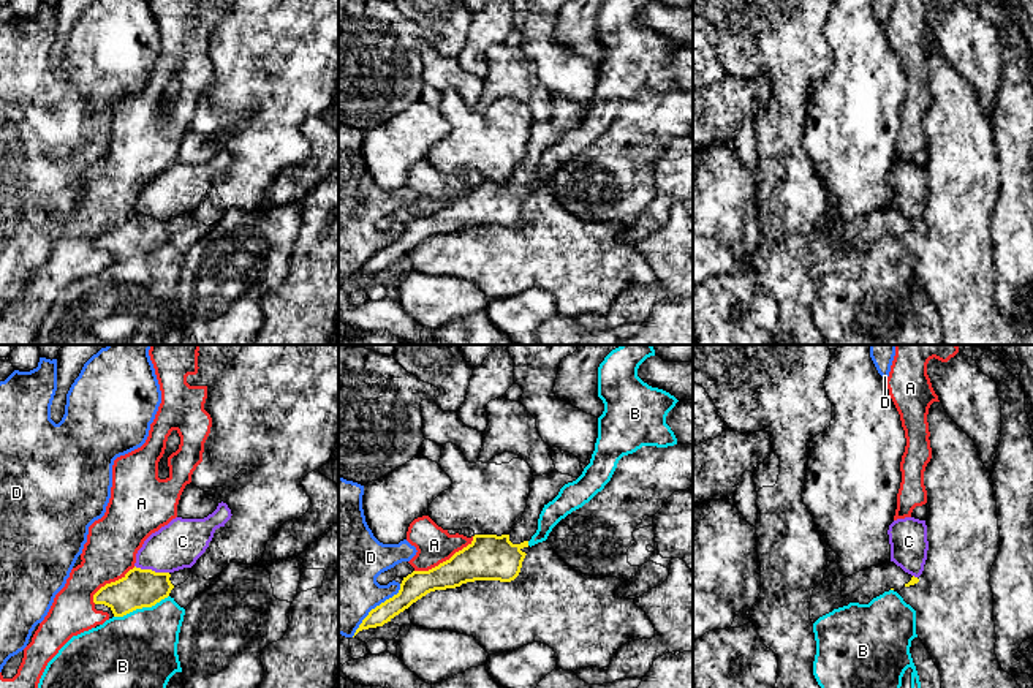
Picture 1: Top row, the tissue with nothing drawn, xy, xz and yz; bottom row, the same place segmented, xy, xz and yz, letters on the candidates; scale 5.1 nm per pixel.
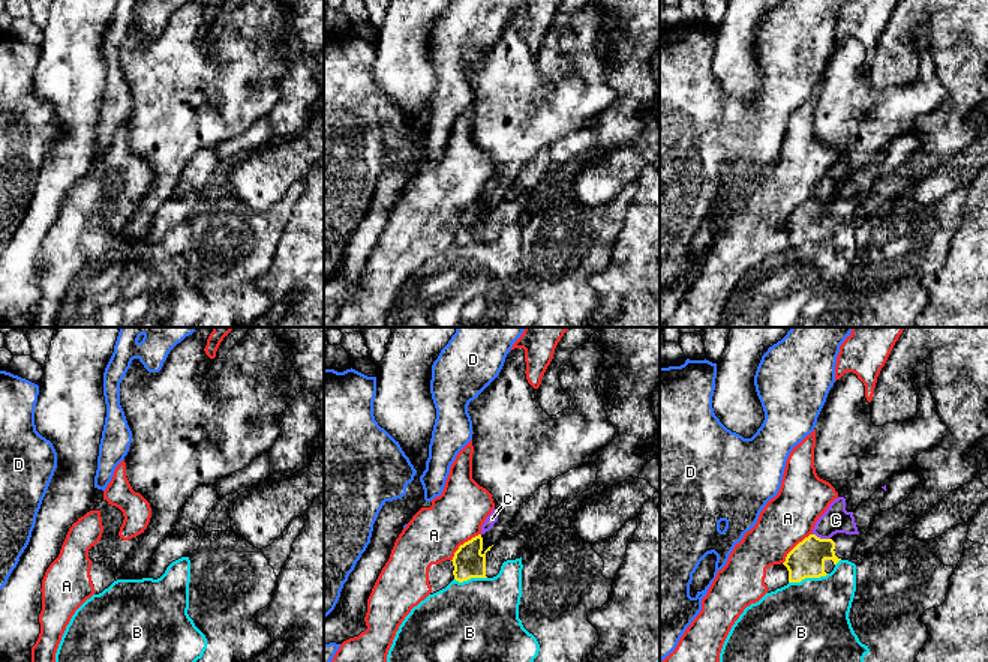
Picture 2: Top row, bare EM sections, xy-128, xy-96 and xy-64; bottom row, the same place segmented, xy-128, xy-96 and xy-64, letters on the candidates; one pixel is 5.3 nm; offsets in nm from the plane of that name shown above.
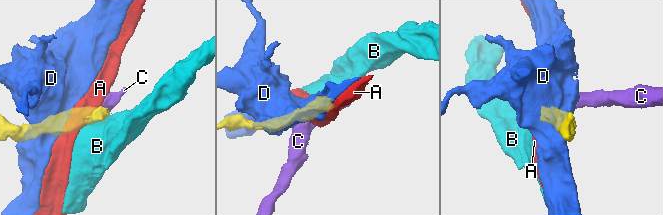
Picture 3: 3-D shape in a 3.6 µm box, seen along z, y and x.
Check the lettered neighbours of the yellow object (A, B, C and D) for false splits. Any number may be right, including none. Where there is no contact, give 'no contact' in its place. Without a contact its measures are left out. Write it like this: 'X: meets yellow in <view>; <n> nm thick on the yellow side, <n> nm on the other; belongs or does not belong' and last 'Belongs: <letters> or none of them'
A: meets yellow in xz; 240 nm thick on the yellow side, 190 nm on the other; does not belong
B: meets yellow in xy; 190 nm thick on the yellow side, 420 nm on the other; does not belong
C: meets yellow in xy; 190 nm thick on the yellow side, 240 nm on the other; does not belong
D: meets yellow in xz; 140 nm thick on the yellow side, 380 nm on the other; does not belong
Belongs: none of them

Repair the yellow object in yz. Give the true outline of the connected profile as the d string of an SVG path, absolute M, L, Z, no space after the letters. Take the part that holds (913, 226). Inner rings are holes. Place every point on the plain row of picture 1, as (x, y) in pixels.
M894 207L859 217L842 226L842 242L846 248L868 250L873 244L918 229L919 225L905 218Z

